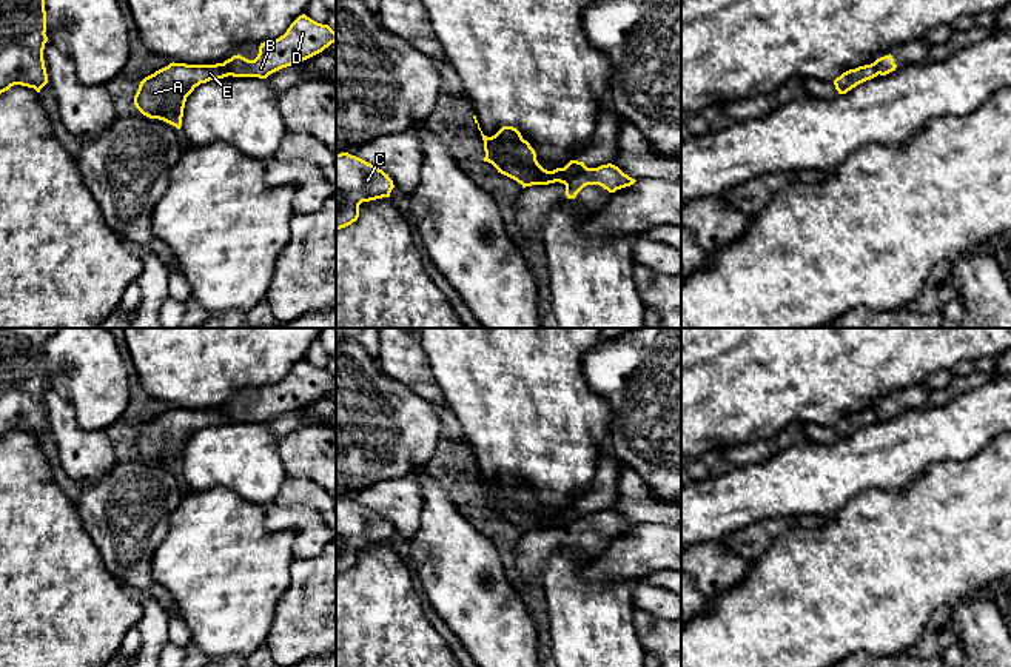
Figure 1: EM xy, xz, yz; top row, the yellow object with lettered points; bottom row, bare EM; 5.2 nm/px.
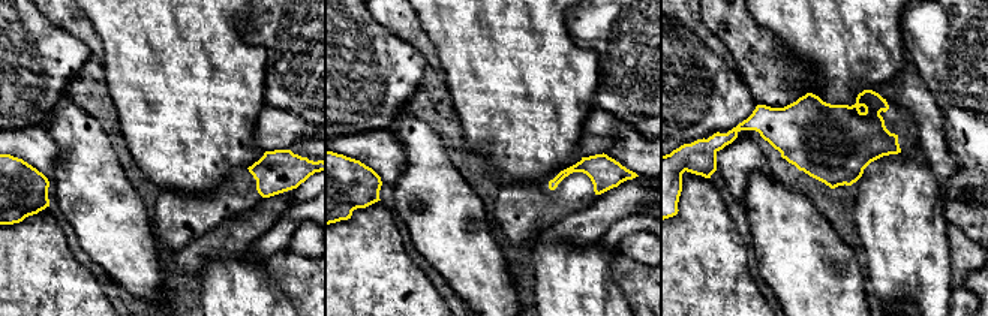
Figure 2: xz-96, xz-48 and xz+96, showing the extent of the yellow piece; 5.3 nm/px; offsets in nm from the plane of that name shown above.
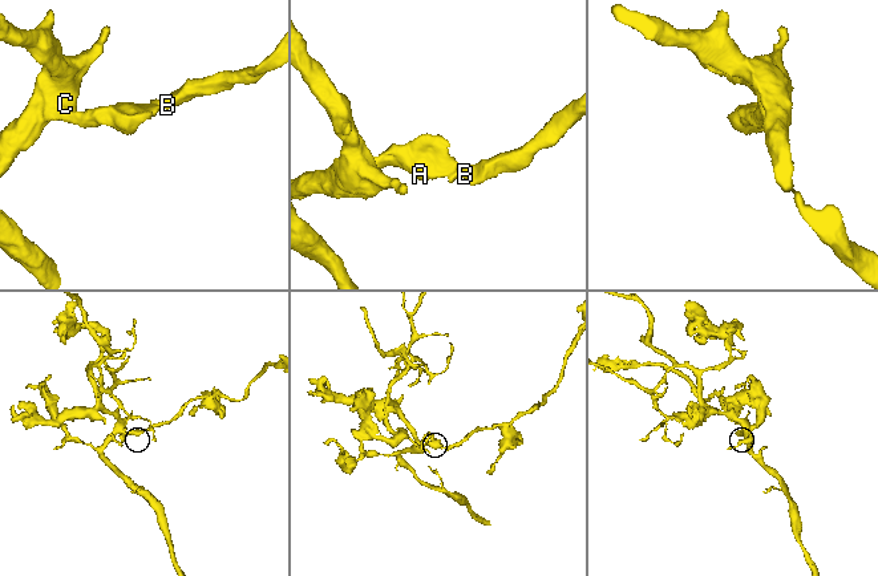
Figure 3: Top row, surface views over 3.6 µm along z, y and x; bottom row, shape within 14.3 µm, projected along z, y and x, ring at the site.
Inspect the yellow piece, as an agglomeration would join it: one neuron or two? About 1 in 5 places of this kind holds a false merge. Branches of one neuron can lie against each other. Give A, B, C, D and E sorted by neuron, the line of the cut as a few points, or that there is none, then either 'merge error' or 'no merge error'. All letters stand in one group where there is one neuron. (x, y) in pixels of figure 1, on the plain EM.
A C E / B D | xz (584, 510), (564, 529) | merge error

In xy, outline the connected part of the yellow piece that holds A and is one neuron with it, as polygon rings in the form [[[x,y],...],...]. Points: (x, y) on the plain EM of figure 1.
[[[173,407],[140,427],[134,450],[143,461],[163,465],[180,474],[185,447],[194,433],[228,421],[230,416],[223,408],[186,410]]]

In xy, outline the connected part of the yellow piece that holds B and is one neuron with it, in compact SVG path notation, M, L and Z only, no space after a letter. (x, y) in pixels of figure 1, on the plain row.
M299 360L284 380L273 387L264 387L254 405L233 401L223 410L233 422L267 424L270 419L304 407L336 387L336 377L328 371Z

